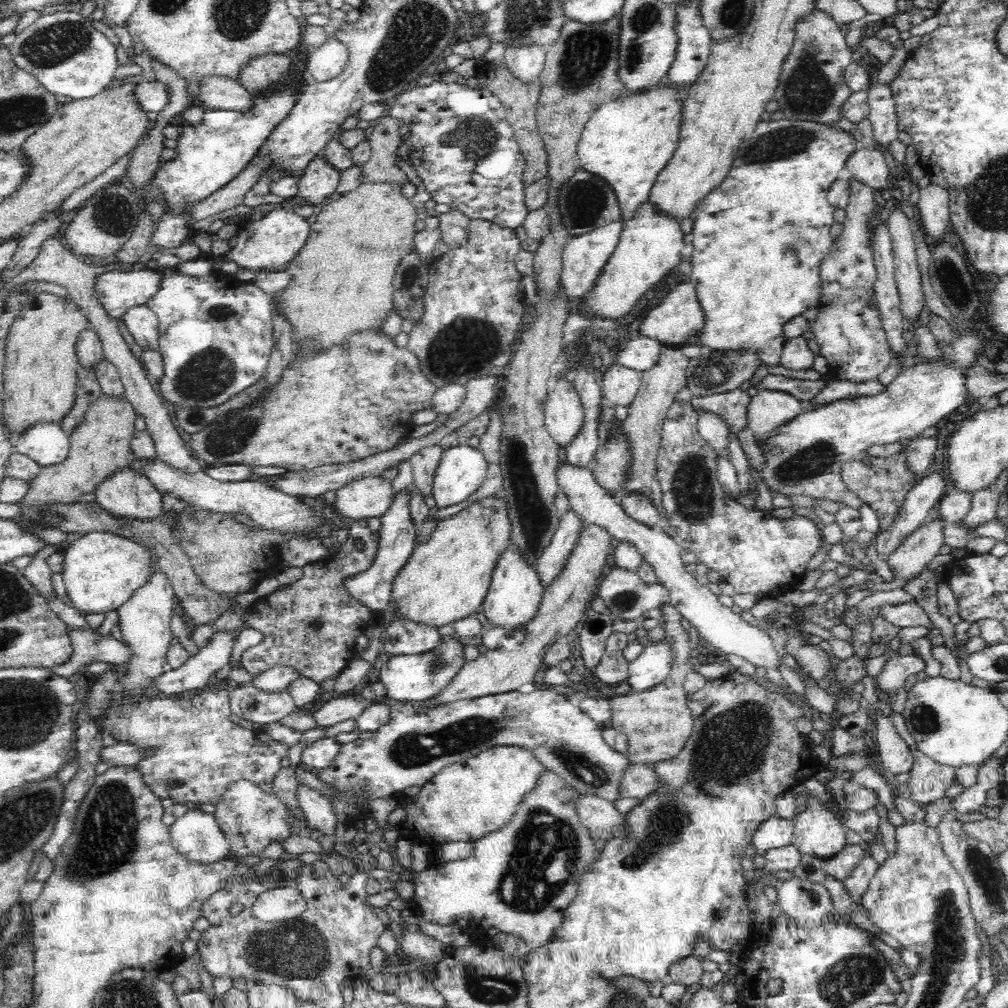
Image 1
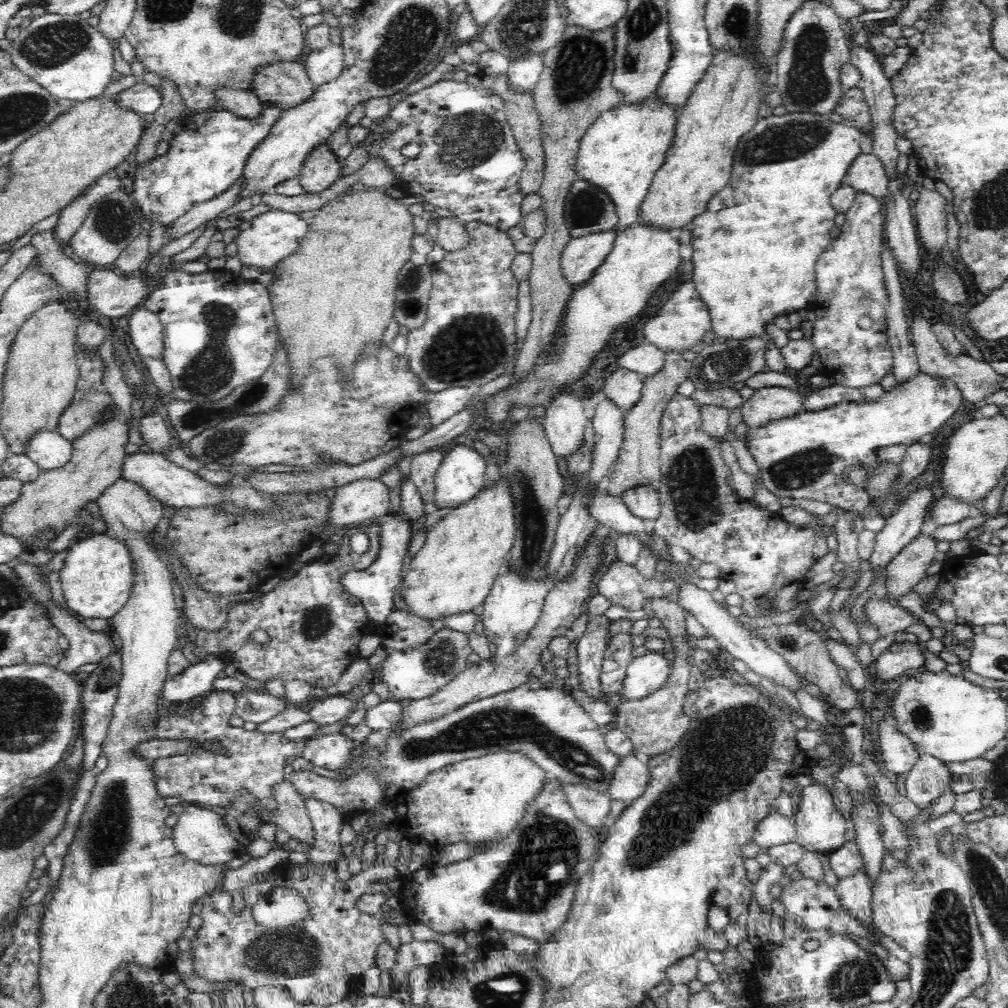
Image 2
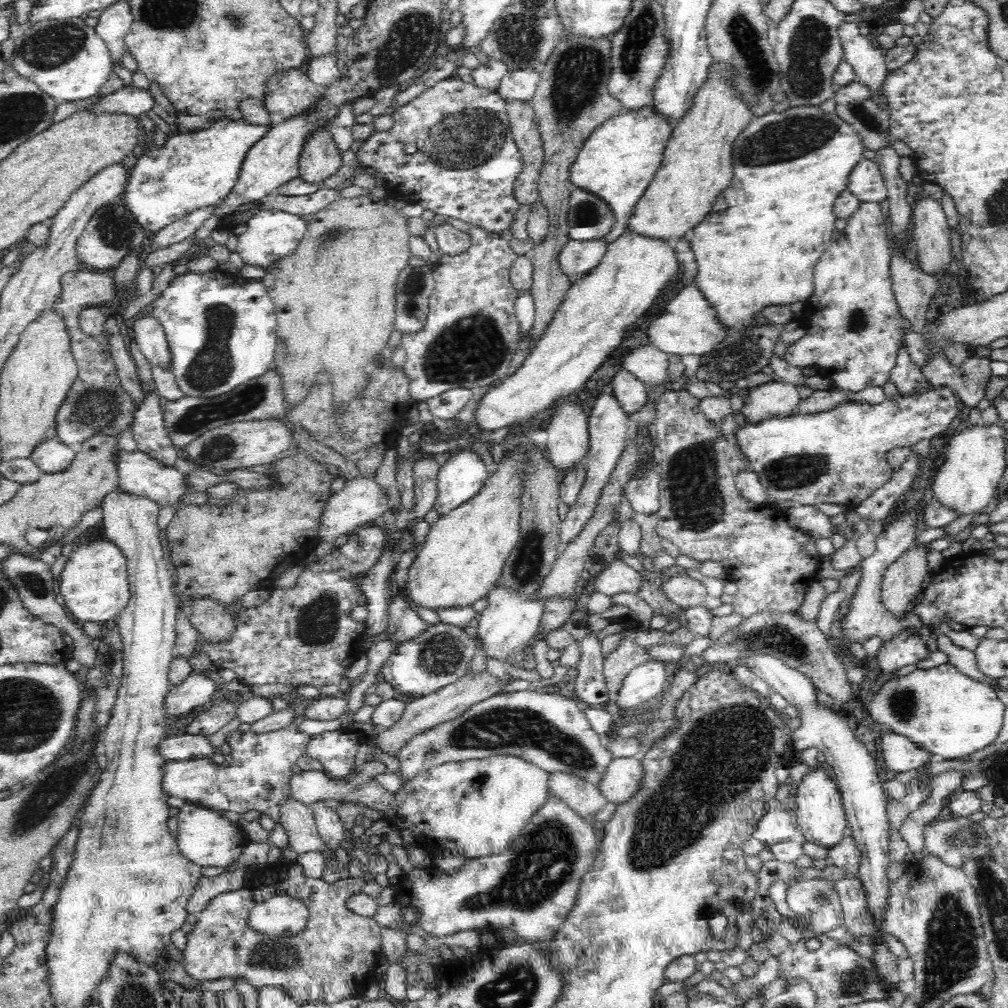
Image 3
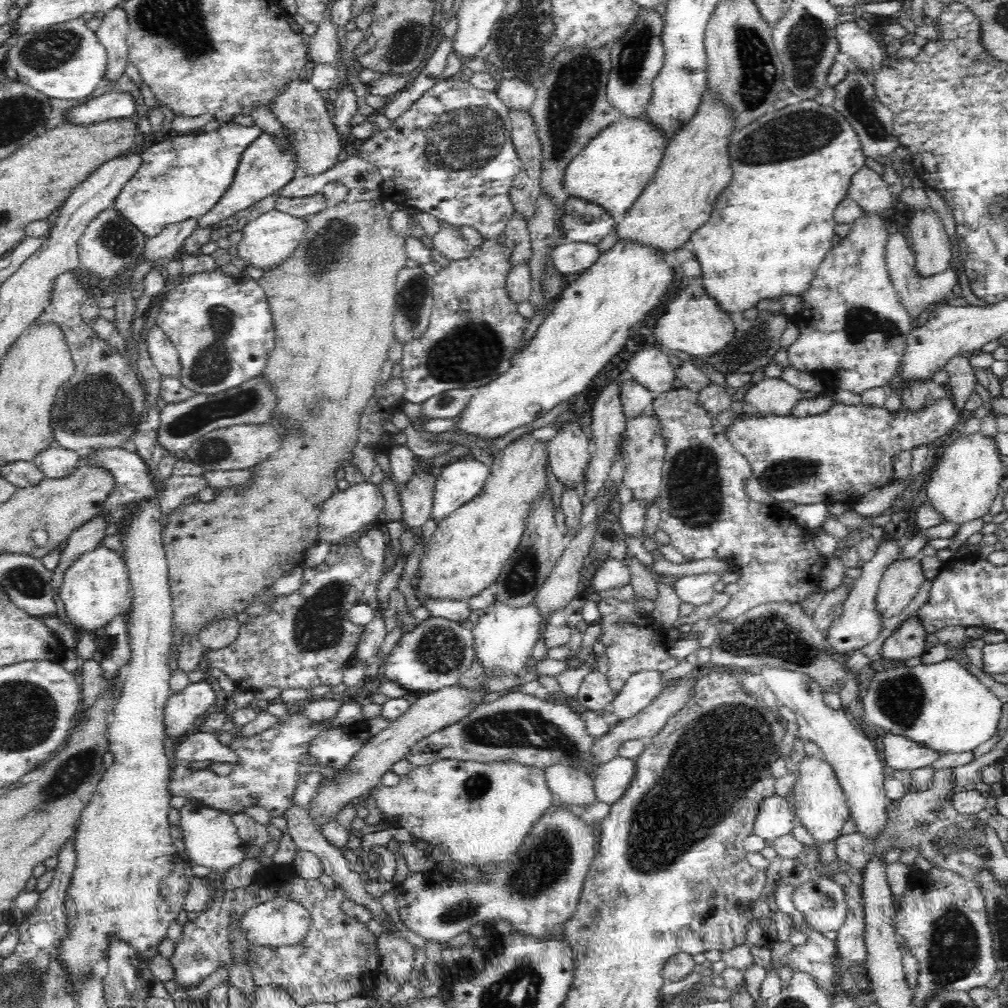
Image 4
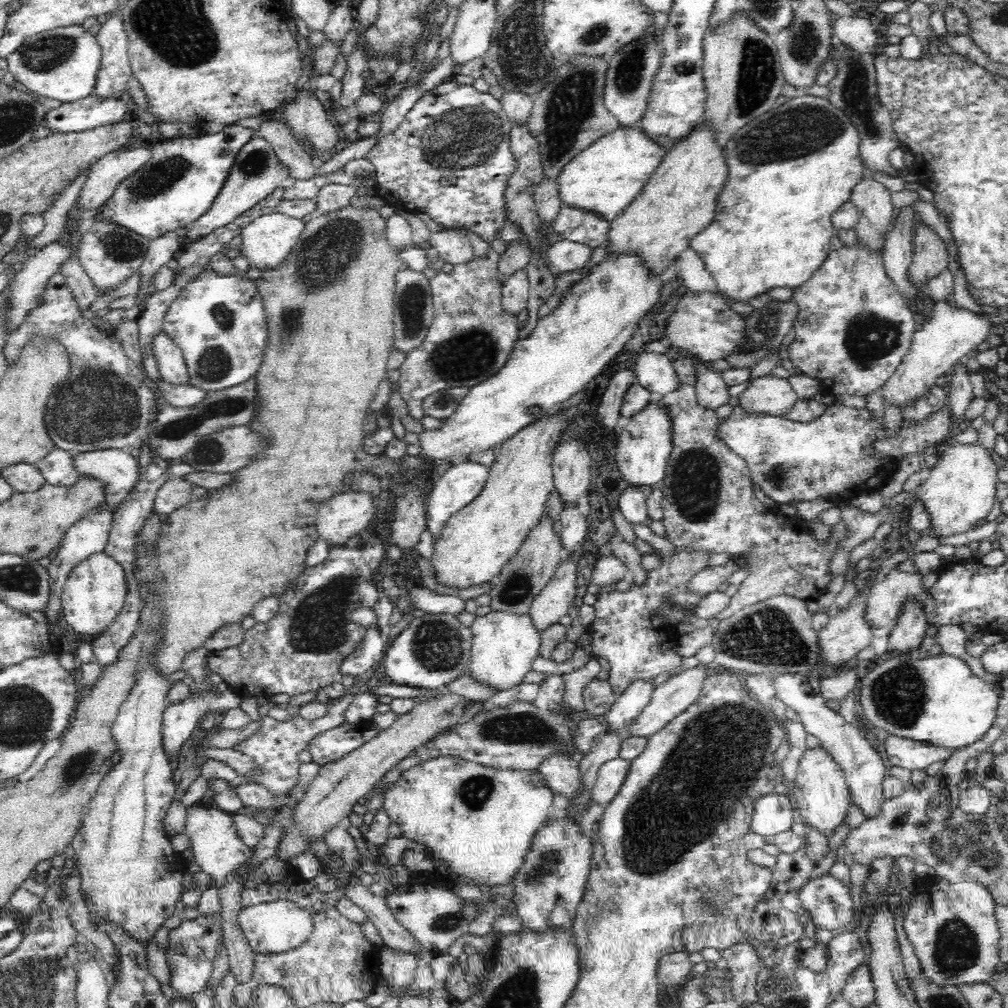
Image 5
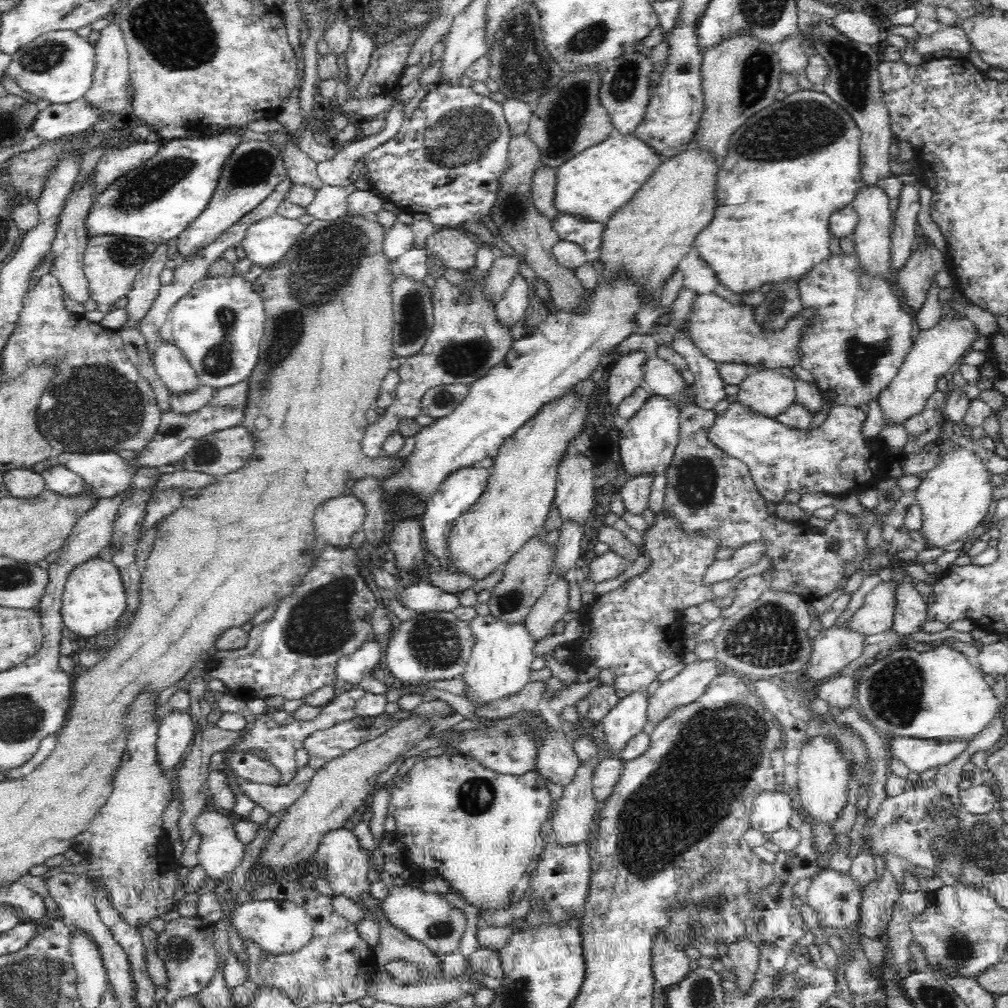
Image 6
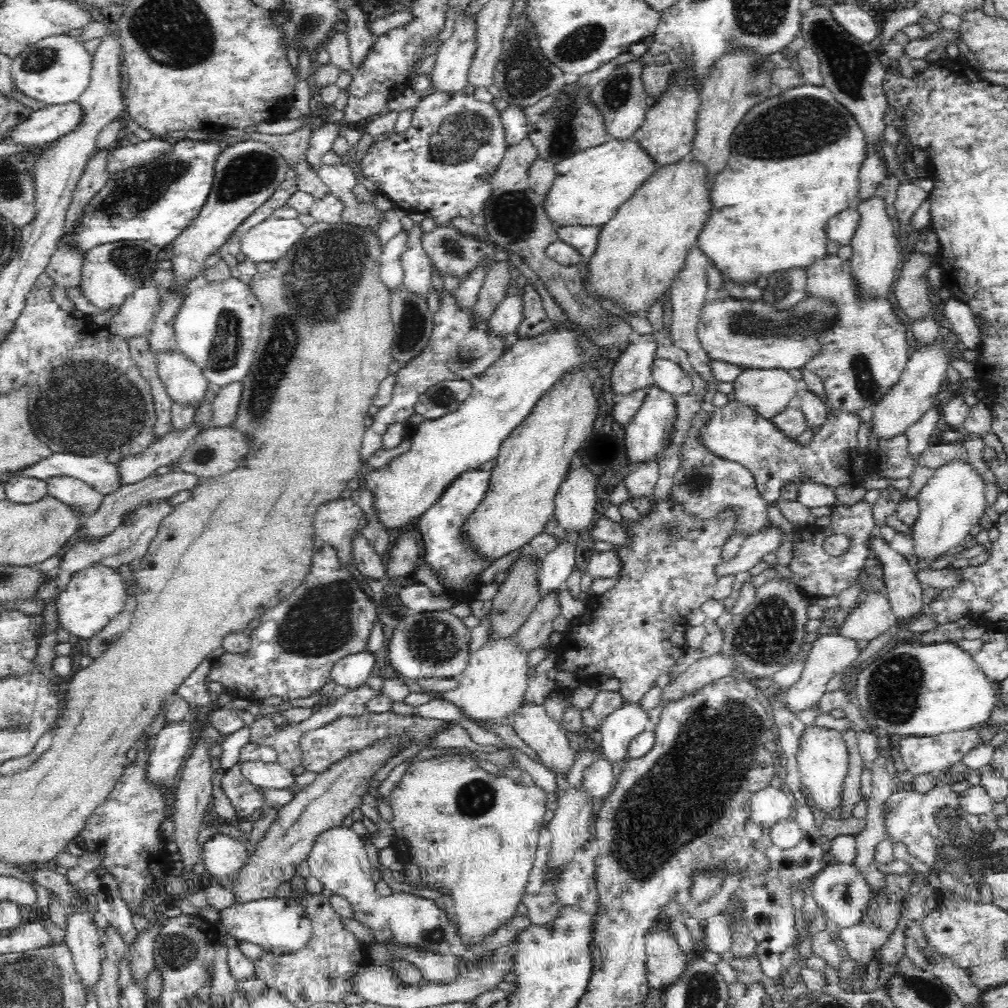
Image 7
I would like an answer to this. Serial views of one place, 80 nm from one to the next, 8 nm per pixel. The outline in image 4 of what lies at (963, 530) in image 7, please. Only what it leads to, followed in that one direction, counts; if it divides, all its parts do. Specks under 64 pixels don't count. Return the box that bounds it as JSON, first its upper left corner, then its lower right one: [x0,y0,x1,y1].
[926,430,1005,525]

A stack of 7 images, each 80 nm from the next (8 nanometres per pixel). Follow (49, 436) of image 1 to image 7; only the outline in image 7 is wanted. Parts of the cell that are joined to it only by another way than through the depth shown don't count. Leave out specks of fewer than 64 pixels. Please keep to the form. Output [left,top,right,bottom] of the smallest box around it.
[46,474,102,517]

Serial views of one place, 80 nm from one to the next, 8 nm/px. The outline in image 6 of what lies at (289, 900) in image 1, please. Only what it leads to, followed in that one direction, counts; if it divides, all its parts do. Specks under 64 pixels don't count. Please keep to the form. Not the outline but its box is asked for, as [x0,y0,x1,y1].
[232,900,313,954]

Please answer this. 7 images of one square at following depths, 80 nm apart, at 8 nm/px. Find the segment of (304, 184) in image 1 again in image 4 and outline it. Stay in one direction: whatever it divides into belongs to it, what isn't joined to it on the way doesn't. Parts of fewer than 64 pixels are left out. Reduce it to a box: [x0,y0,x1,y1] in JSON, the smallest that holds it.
[269,78,344,176]

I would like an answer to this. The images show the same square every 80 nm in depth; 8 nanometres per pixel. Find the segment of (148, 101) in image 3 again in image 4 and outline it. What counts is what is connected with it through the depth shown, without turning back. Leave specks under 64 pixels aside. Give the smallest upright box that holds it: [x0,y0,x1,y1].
[66,90,138,123]

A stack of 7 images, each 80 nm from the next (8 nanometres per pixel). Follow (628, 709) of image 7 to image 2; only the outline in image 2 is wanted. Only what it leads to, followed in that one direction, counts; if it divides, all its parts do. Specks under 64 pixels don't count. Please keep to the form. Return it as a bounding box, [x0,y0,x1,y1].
[620,651,670,699]

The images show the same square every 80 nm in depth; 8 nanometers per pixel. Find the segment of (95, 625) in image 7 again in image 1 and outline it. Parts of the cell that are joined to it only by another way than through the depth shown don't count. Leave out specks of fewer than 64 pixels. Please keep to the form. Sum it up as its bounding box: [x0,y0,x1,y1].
[63,530,159,613]

